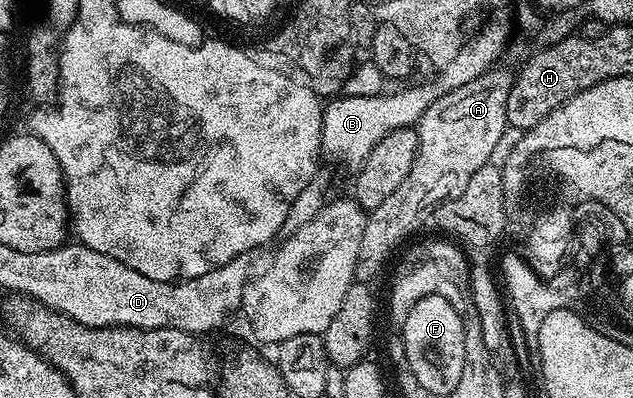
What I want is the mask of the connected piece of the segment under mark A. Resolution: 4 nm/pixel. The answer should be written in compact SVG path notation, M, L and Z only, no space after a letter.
M493 66L474 81L443 94L423 110L423 118L415 126L417 130L417 153L415 162L411 162L411 170L407 170L407 178L399 182L395 194L391 194L380 206L375 206L366 218L366 229L359 245L356 279L361 282L372 281L372 276L389 260L389 255L424 222L432 217L443 201L450 196L457 196L471 182L471 174L479 170L479 166L490 163L494 159L493 151L501 144L507 133L505 123L505 103L507 94L513 85L514 73L501 66Z

